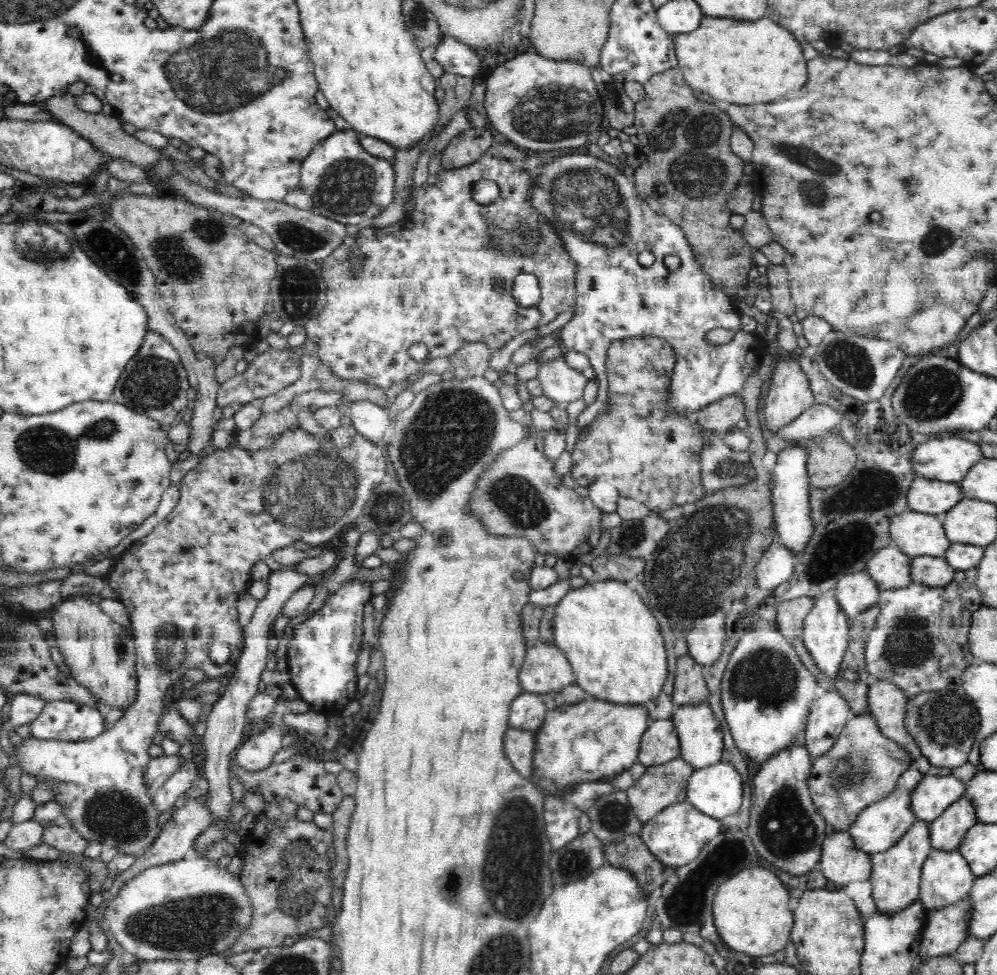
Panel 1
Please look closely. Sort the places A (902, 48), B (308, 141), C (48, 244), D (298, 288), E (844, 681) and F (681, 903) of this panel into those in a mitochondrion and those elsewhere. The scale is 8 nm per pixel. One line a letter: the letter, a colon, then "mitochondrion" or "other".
A: other
B: other
C: mitochondrion
D: mitochondrion
E: other
F: mitochondrion

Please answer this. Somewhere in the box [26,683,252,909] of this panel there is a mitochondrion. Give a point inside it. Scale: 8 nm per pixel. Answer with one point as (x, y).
(113, 814)

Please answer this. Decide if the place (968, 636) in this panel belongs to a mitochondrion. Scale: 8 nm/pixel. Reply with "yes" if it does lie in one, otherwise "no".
no

